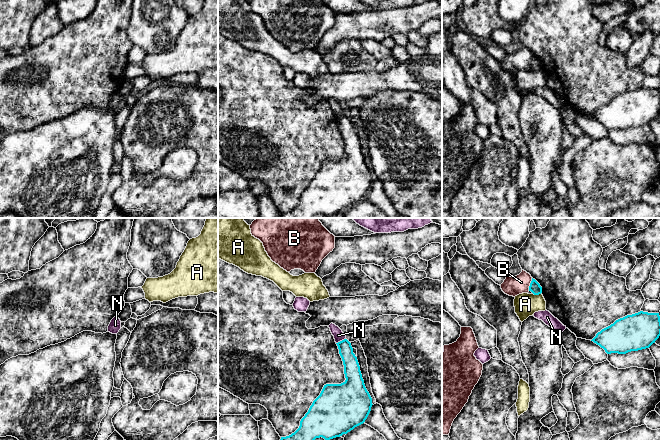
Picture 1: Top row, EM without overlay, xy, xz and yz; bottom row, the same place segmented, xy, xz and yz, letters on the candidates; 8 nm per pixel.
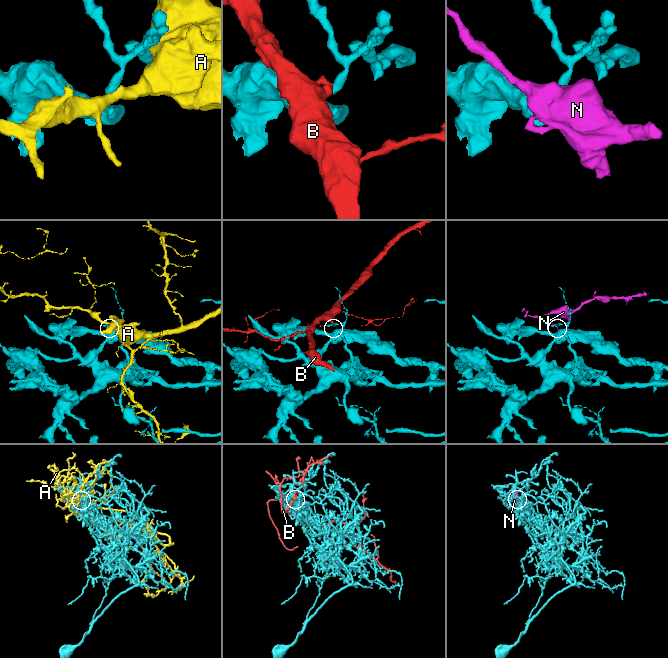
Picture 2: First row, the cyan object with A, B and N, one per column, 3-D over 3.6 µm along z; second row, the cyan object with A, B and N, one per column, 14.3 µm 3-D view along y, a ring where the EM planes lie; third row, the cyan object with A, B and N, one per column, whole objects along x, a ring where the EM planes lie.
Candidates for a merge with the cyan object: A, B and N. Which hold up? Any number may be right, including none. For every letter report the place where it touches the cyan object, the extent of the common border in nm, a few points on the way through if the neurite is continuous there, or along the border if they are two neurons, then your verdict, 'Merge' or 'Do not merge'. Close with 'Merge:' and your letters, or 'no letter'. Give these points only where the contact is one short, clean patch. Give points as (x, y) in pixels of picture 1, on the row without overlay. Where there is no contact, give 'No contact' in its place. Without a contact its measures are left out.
A: Touches cyan at yz (537, 70). Shared border 60 nm. Do not merge
B: Touches cyan at yz (530, 60). Shared border 110 nm. Do not merge
N: Touches cyan at xz (340, 117). Shared border 90 nm. Boundary: xz (345, 114), (336, 119). Do not merge
Merge: no letter

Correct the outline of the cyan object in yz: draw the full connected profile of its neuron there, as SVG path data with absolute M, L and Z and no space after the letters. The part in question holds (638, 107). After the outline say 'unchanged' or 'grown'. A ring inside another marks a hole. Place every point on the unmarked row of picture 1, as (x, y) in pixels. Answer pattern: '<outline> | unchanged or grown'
M640 87L616 96L591 116L607 130L626 130L649 124L660 112L659 89Z | unchanged

